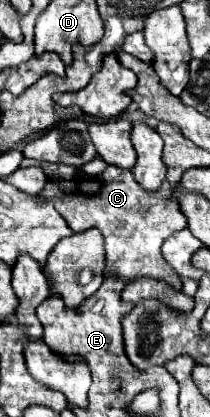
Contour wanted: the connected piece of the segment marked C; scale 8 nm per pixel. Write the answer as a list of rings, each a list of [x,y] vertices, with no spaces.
[[[108,166],[96,178],[78,176],[68,182],[56,178],[48,180],[40,196],[54,204],[54,208],[66,218],[72,232],[84,232],[90,228],[98,228],[102,232],[106,250],[104,276],[120,278],[126,284],[140,276],[150,276],[166,282],[174,290],[180,290],[180,278],[166,266],[160,254],[162,242],[186,226],[186,216],[170,198],[170,190],[170,184],[162,182],[156,192],[146,192],[134,180],[130,170]]]

